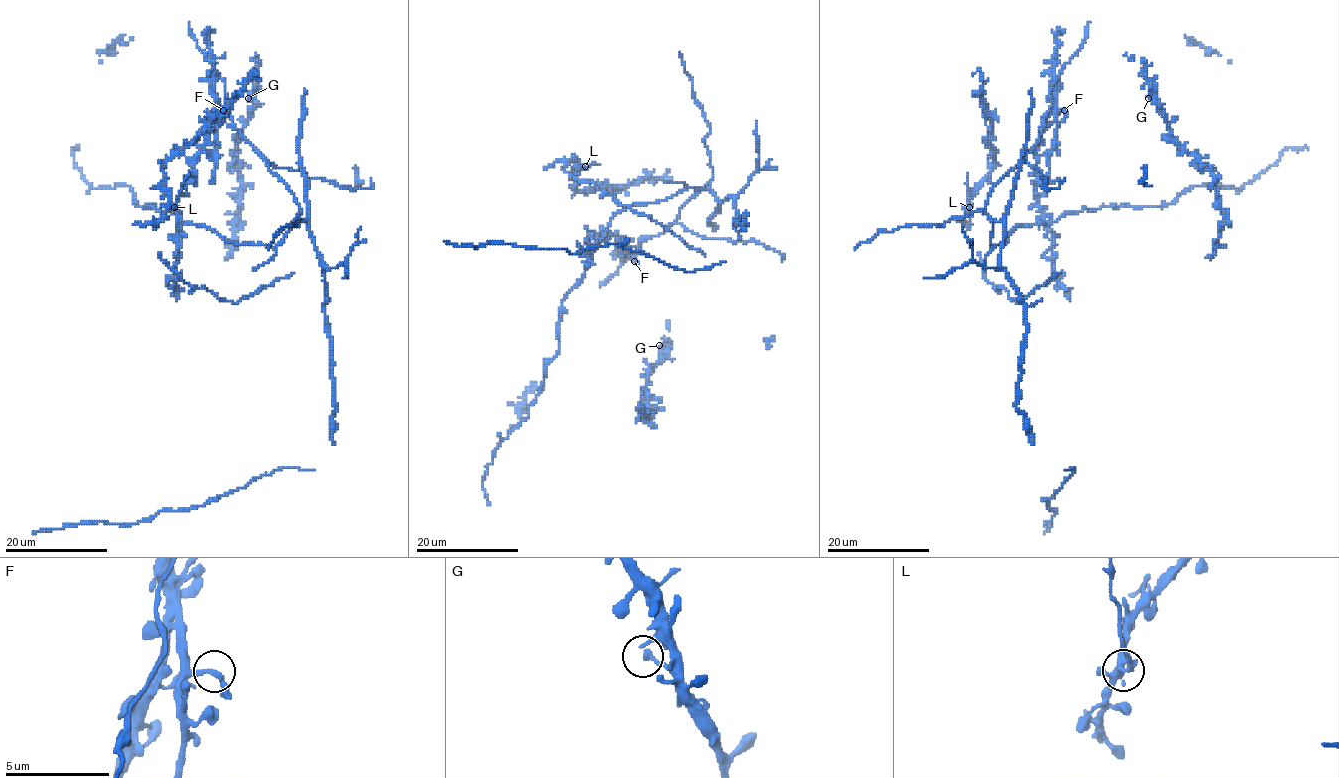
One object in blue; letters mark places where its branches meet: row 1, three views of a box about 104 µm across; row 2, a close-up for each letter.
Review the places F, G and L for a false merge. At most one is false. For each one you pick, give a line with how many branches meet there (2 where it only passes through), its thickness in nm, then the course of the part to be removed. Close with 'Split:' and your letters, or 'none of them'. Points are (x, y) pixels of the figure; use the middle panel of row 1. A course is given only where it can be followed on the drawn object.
L: Branches: 2. Thickness 220 nm. Course of the part to remove: (585, 166), (601, 164)
Split: L

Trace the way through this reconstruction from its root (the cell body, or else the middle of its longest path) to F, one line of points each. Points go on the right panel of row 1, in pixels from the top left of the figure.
F: (1004, 232), (995, 221), (992, 246), (1017, 226), (1047, 225), (1036, 148), (1045, 120), (1064, 110)

